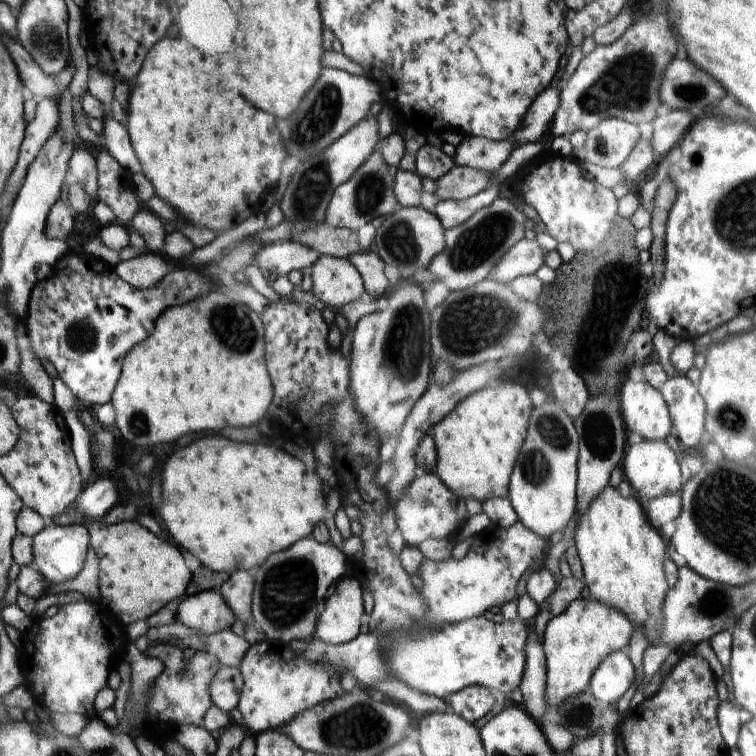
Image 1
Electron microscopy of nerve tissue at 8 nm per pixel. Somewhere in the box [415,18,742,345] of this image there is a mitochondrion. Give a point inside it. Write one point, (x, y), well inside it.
(625, 84)

